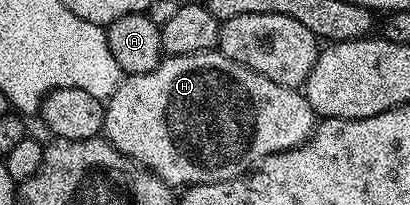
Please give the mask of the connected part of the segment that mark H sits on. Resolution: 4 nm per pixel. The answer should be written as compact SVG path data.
M216 50L213 52L194 52L184 56L167 56L159 61L156 68L149 70L149 74L124 75L120 79L117 90L106 101L103 109L102 135L114 148L121 150L121 154L133 158L141 166L148 168L155 176L161 177L166 184L190 186L240 179L244 174L250 173L252 169L262 164L266 156L296 148L298 144L306 142L311 137L311 133L314 132L316 123L315 111L311 109L309 102L303 97L302 91L281 86L277 82L241 66L241 62L233 62L233 58L225 58Z

